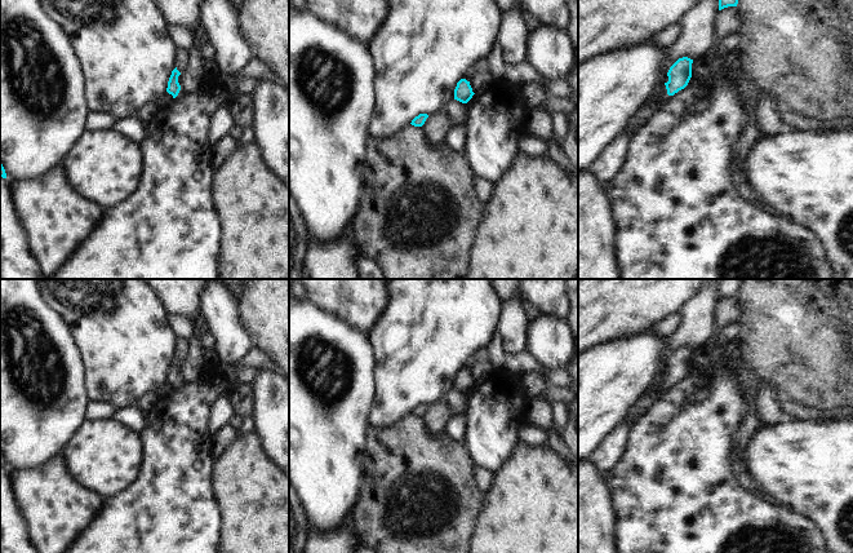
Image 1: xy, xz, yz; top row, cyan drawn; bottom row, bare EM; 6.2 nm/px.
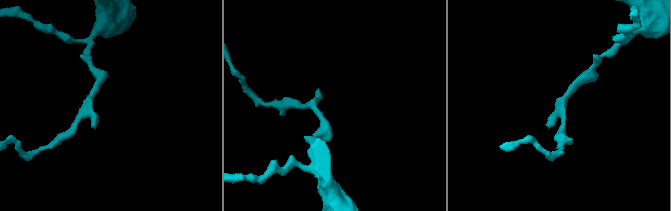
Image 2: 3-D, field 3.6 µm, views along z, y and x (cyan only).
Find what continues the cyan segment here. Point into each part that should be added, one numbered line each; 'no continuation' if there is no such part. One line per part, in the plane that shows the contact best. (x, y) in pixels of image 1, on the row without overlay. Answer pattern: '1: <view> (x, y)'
1: yz (648, 398).

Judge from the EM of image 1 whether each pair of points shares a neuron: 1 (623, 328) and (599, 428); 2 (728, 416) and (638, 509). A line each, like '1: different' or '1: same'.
1: different
2: same

